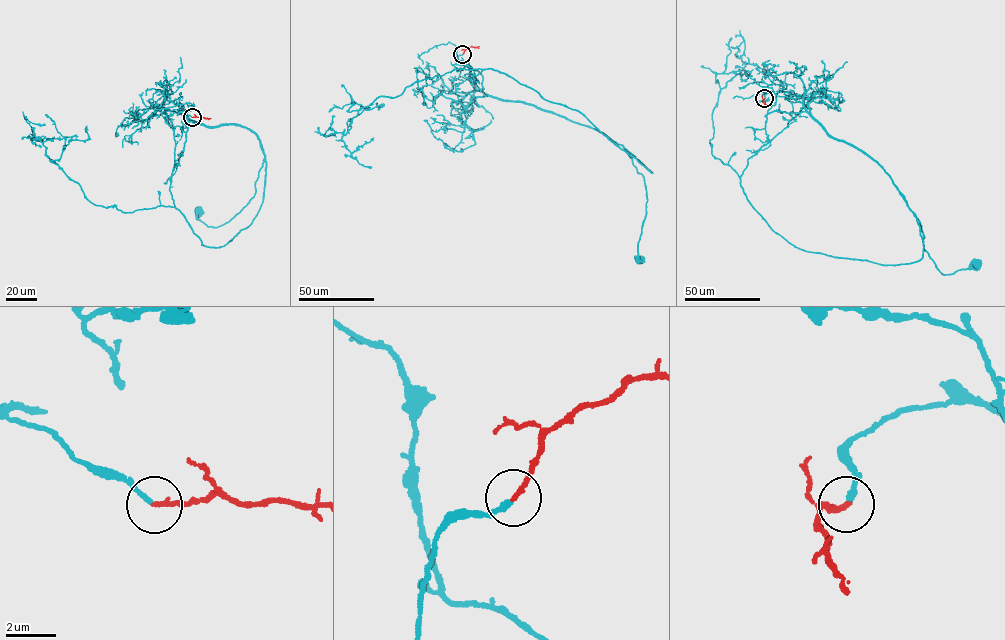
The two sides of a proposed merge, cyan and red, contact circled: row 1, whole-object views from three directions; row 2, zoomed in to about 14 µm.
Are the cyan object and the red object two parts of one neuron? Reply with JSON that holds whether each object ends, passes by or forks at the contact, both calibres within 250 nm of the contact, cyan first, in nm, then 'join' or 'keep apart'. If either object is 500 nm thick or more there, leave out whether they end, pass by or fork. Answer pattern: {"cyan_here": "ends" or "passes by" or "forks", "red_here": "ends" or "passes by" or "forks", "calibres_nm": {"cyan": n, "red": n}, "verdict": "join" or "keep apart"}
{"cyan_here": "ends", "red_here": "ends", "calibres_nm": {"cyan": 200, "red": 190}, "verdict": "join"}

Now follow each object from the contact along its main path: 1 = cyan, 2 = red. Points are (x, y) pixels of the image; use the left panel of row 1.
1: (192, 117), (184, 110), (209, 126), (249, 128), (264, 156), (254, 196), (235, 216), (208, 226), (199, 209)
2: (192, 117), (210, 118)

